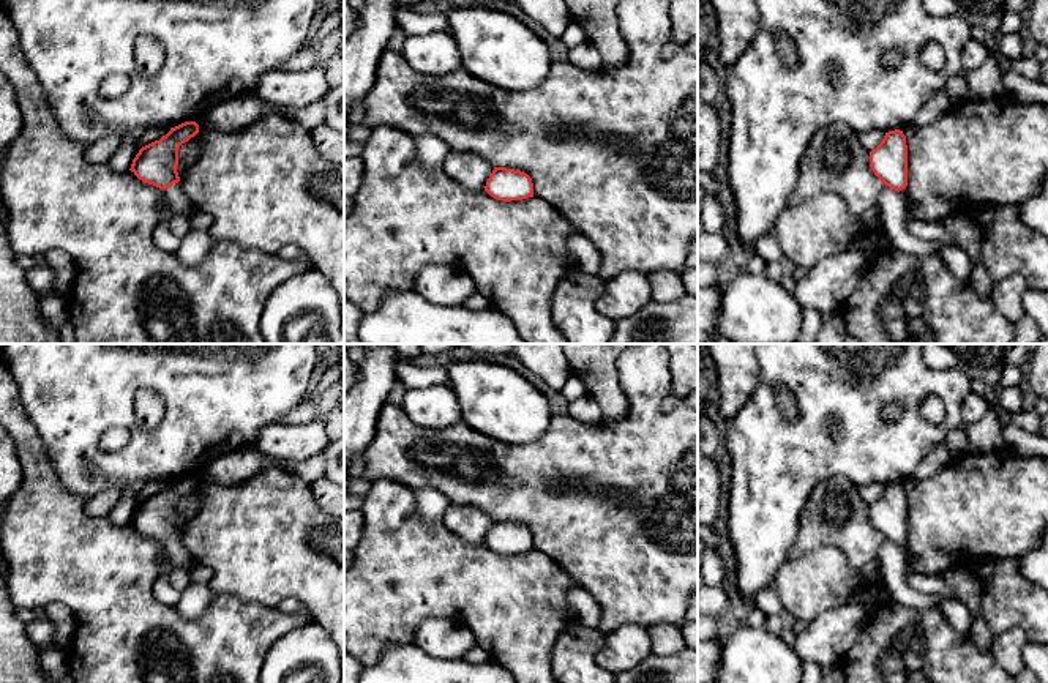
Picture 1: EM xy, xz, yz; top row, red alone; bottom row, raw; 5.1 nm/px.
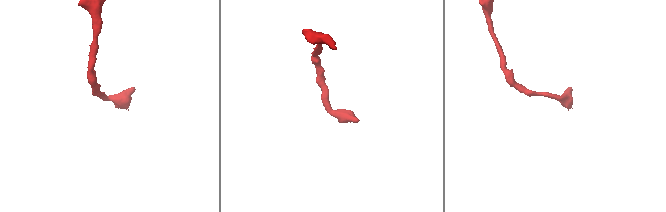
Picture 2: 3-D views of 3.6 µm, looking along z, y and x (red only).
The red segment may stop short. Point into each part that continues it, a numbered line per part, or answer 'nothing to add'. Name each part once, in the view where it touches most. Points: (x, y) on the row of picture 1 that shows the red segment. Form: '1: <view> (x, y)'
1: xy (180, 204)

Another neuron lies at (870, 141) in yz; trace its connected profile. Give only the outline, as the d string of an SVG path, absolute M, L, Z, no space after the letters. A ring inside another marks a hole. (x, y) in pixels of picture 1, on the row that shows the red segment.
M882 131L859 132L859 140L865 150L871 151L882 142L884 136Z

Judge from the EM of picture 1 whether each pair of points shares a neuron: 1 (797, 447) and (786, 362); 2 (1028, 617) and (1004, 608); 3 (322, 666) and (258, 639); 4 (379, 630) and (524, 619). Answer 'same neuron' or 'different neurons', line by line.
1: same neuron
2: same neuron
3: different neurons
4: same neuron

